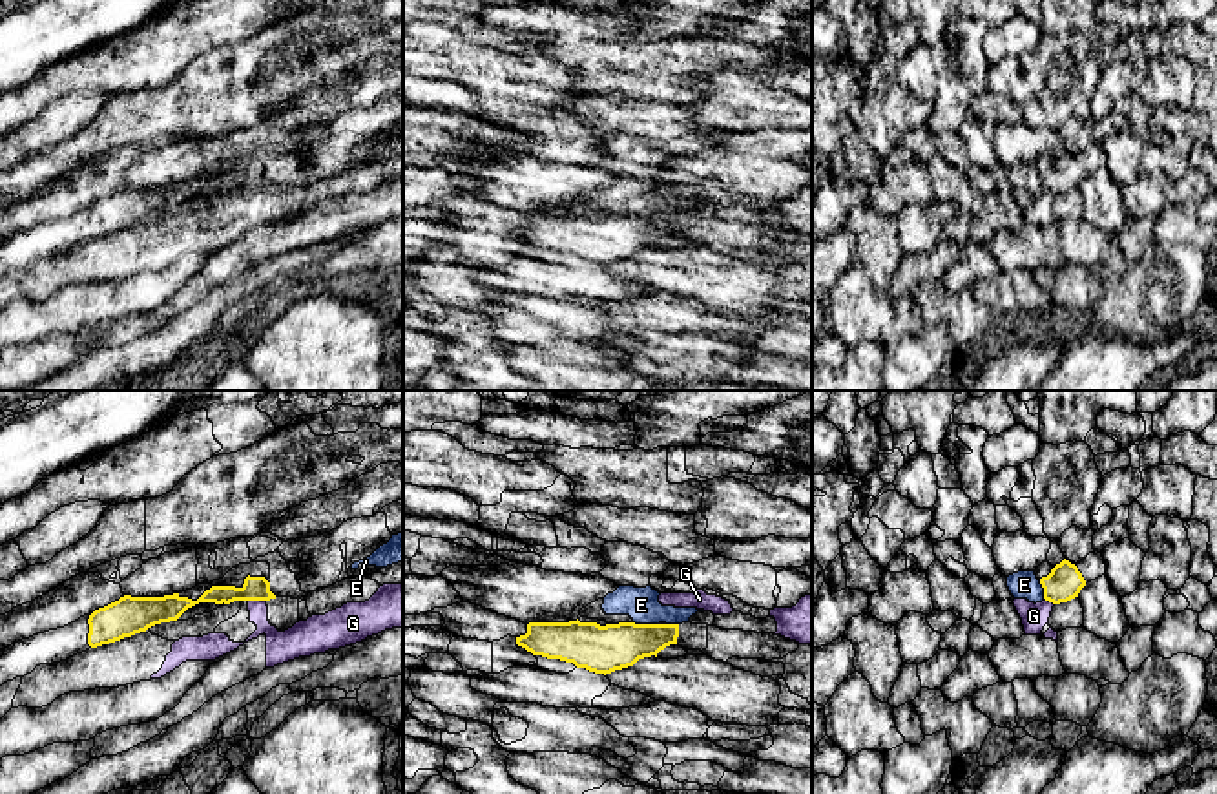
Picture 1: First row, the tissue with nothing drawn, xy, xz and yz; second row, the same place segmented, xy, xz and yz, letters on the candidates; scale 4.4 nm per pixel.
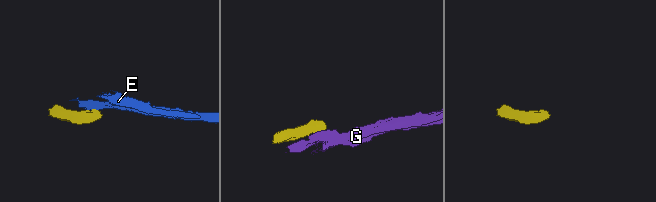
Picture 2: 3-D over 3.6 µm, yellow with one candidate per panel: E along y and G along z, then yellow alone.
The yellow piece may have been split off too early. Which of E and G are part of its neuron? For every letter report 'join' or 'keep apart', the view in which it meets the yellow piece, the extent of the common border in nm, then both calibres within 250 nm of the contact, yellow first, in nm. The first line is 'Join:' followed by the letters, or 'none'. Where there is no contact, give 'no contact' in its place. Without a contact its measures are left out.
Join: none
E: keep apart; meets yellow in xz; contact 110 nm long; 200 nm thick on the yellow side, 150 nm on the other
G: keep apart; meets yellow in xy; contact 80 nm long; 110 nm thick on the yellow side, 140 nm on the other

